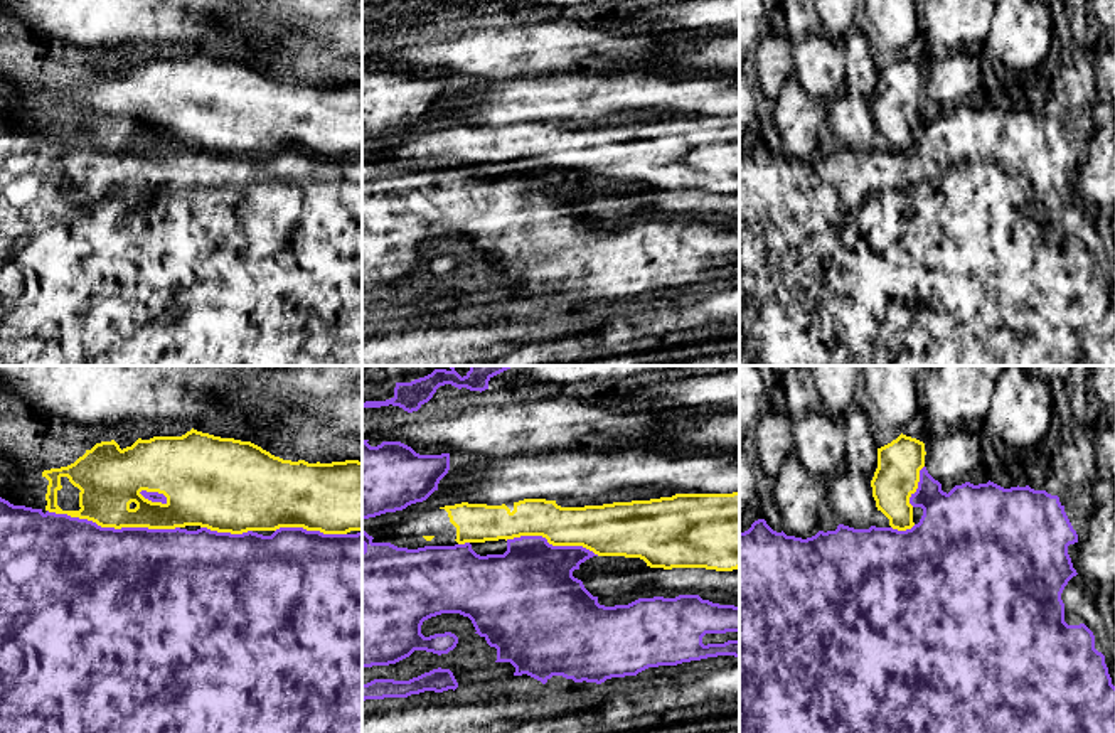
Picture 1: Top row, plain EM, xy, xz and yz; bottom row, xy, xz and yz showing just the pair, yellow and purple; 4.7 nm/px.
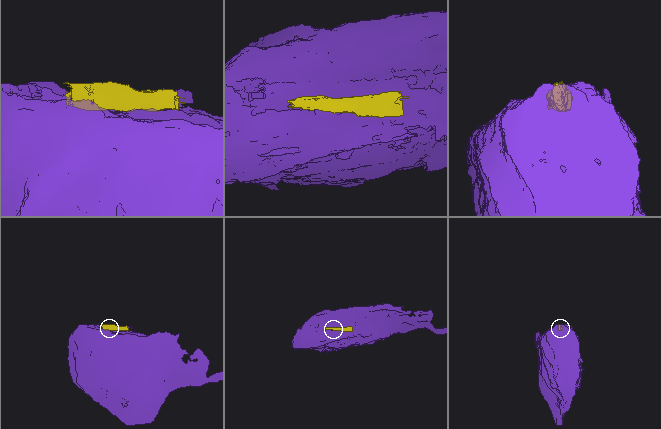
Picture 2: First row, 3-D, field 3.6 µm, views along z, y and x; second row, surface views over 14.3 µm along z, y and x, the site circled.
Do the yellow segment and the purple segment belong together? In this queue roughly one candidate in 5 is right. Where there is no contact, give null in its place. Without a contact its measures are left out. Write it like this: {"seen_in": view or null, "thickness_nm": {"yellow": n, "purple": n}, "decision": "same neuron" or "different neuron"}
{"seen_in": "xy", "thickness_nm": {"yellow": 300, "purple": 480}, "decision": "different neuron"}

